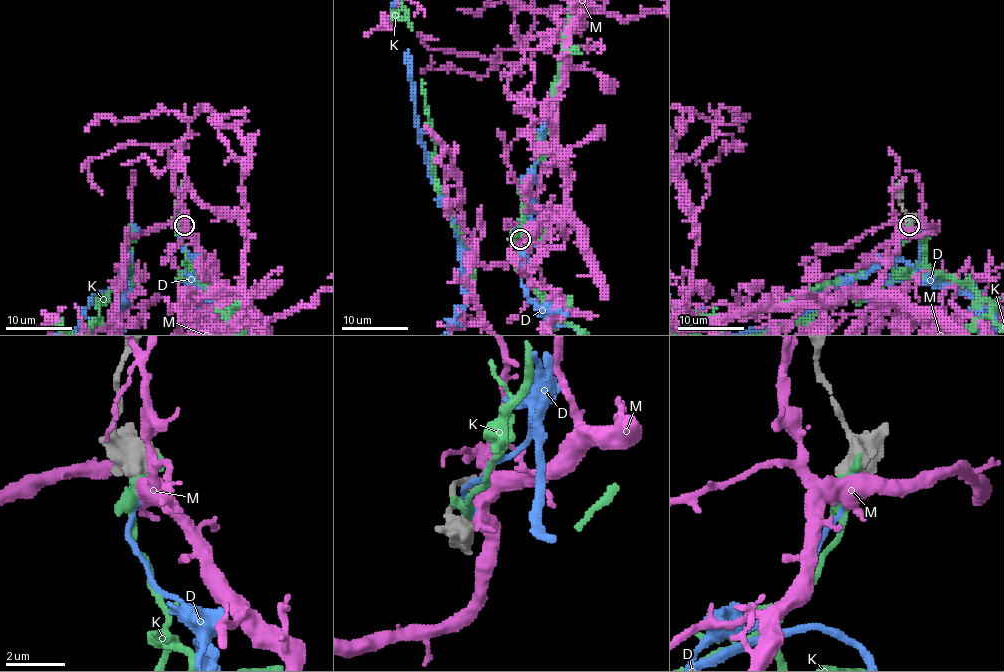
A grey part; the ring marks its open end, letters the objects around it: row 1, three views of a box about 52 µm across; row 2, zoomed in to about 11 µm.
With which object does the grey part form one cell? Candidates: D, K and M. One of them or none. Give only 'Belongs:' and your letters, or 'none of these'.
Belongs: D

